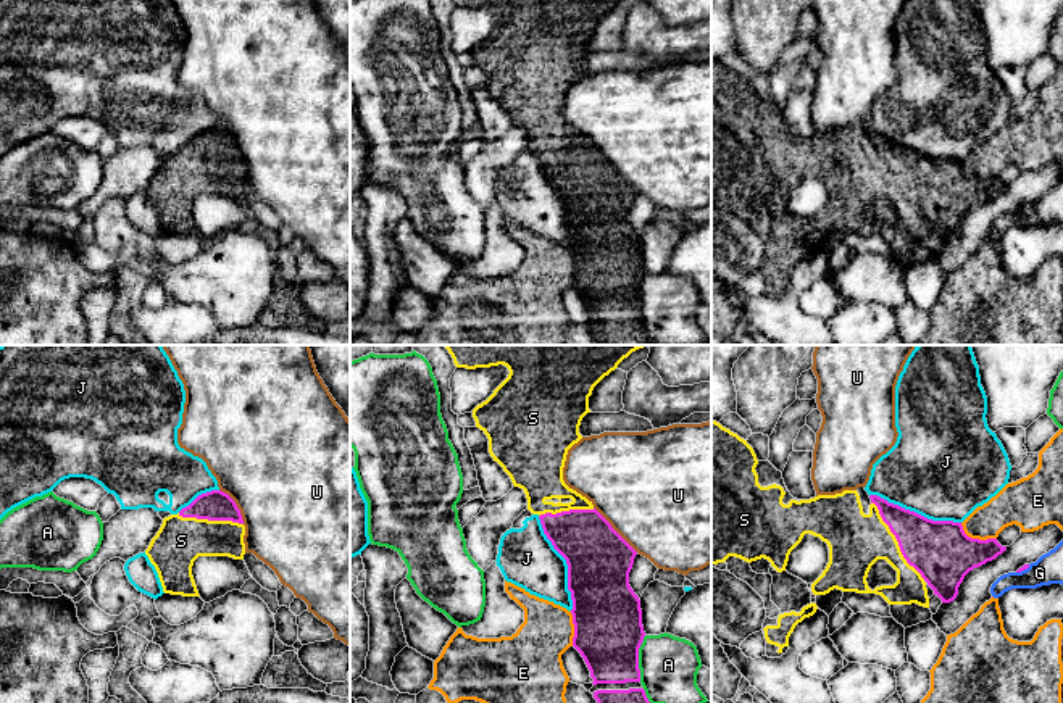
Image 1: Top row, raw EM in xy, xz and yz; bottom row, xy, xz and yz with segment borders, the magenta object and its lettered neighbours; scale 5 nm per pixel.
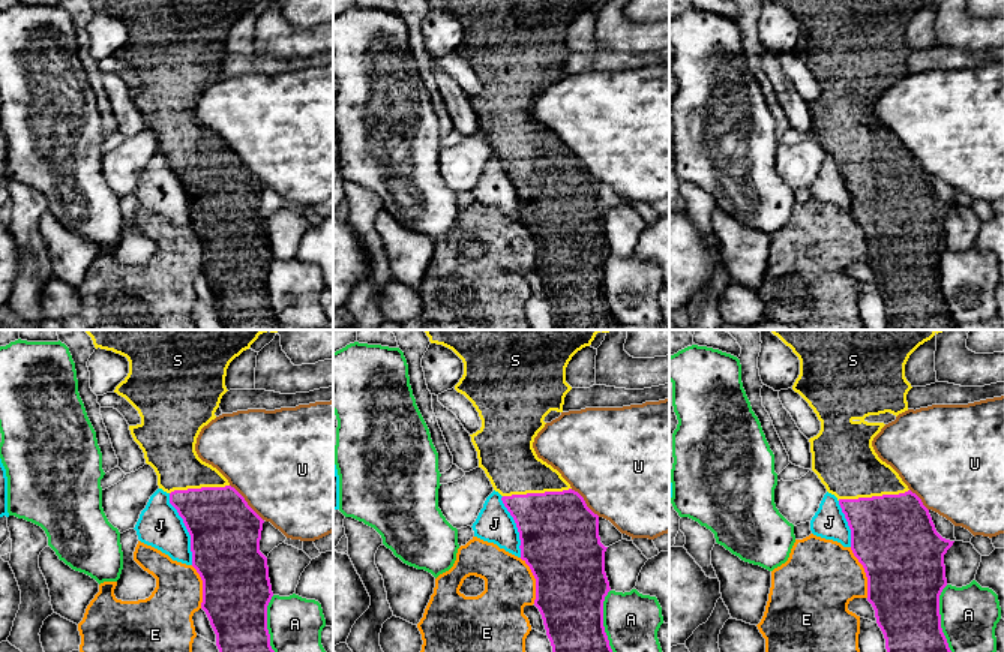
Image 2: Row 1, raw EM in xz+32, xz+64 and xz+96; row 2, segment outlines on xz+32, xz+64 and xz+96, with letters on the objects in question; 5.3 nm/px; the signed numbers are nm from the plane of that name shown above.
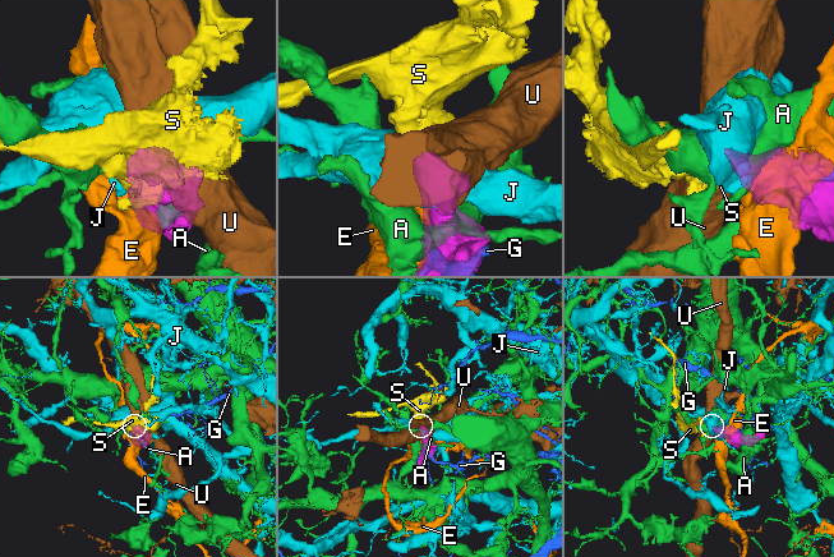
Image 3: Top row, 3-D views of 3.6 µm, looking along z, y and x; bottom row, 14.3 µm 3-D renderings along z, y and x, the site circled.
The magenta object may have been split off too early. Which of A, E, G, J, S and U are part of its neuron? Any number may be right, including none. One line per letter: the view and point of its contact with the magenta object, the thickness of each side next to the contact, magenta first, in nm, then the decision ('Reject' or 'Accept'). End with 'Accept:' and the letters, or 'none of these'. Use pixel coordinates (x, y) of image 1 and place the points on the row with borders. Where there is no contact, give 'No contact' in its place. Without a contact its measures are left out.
A: Touches magenta at xz (637, 658). Thickness 340 nm (magenta) against 300 nm. Reject
E: Touches magenta at yz (976, 539). Thickness 300 nm (magenta) against 190 nm. Reject
G: Touches magenta at yz (1023, 569). Thickness 20 nm (magenta) against 150 nm. Reject
J: Touches magenta at xz (566, 563). Thickness 320 nm (magenta) against 280 nm. Reject
S: Touches magenta at yz (897, 540). Thickness 300 nm (magenta) against 280 nm. Accept
U: Touches magenta at xz (613, 529). Thickness 320 nm (magenta) against 500 nm. Reject
Accept: S

